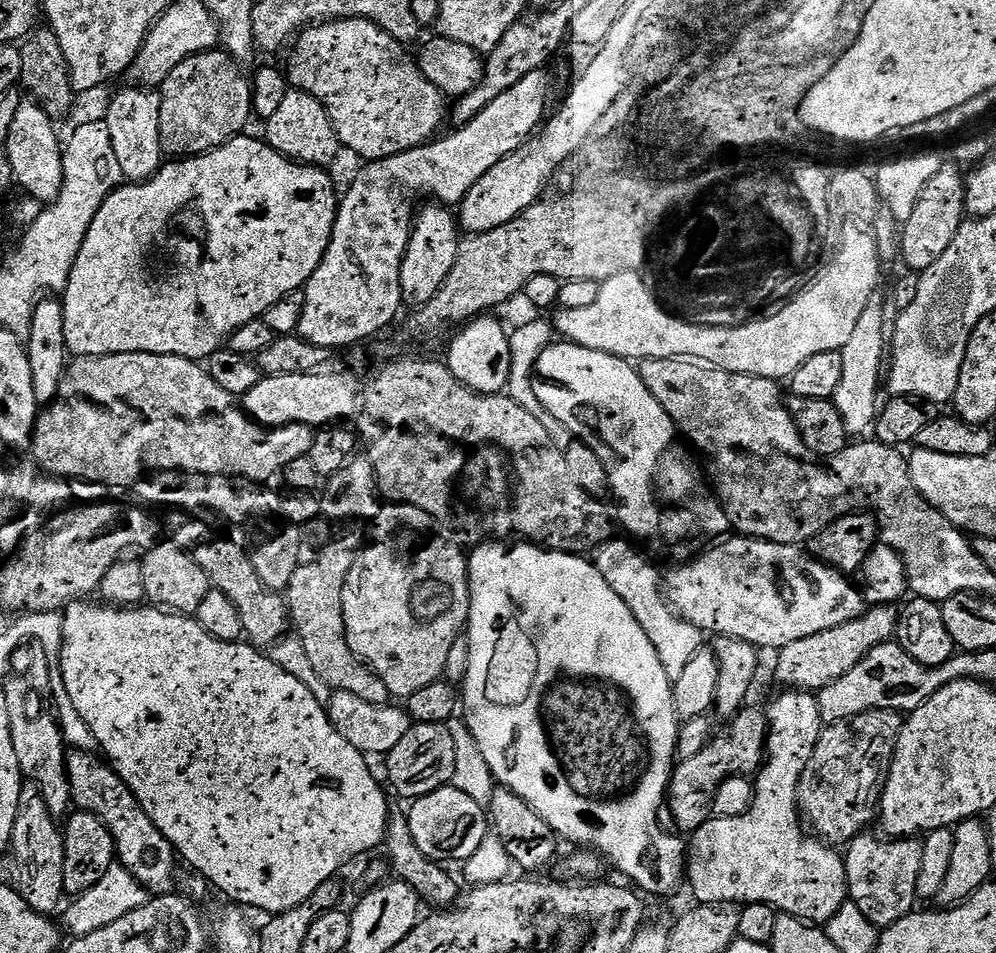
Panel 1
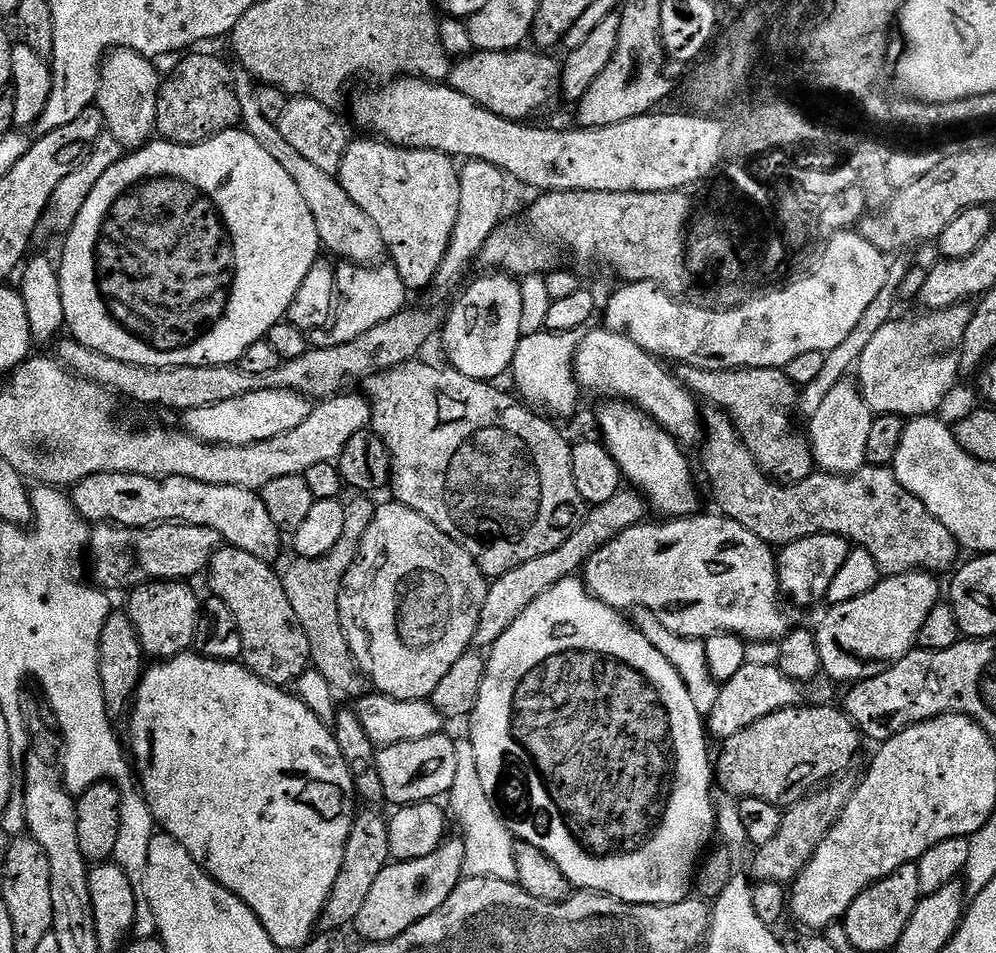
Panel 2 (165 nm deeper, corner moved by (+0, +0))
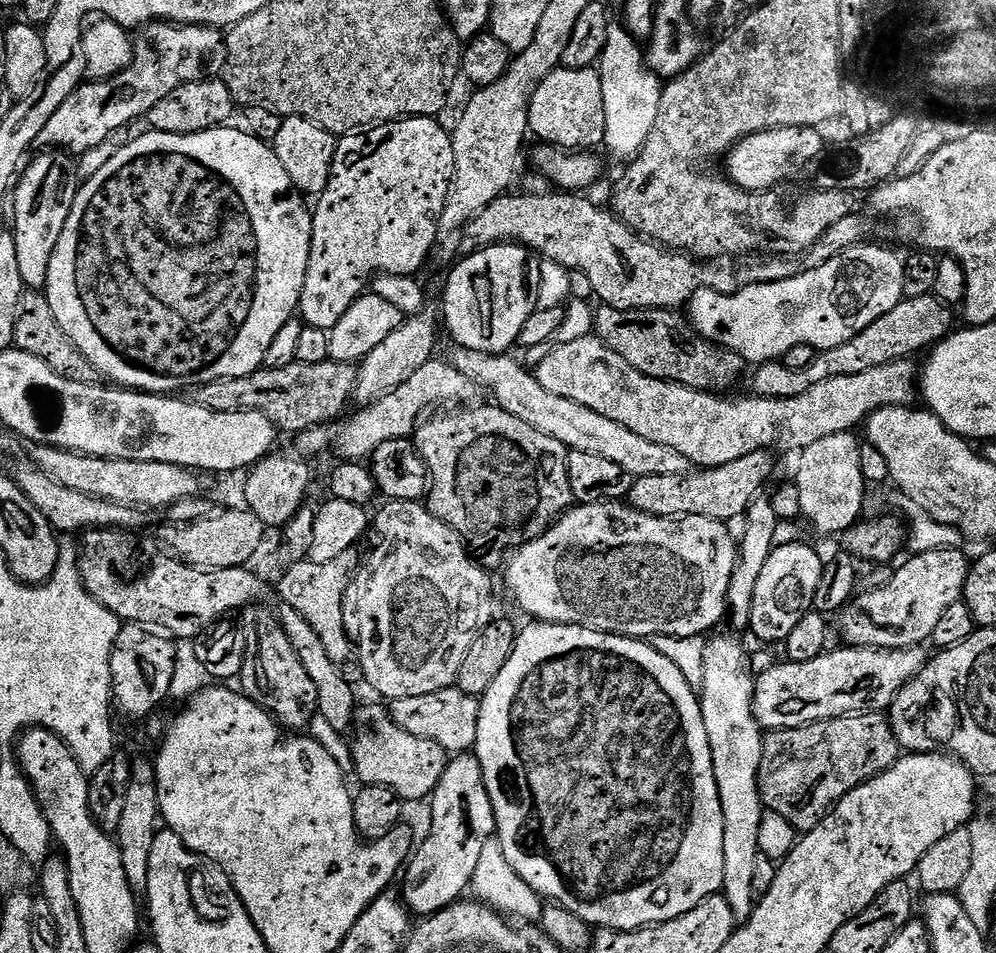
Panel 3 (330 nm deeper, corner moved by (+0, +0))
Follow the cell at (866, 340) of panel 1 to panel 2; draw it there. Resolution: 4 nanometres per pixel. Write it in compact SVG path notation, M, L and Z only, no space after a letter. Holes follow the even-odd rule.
M845 380L836 384L808 422L809 444L812 445L817 467L836 475L852 475L865 467L867 438L873 426L873 418L874 413L861 398L859 387L853 381Z

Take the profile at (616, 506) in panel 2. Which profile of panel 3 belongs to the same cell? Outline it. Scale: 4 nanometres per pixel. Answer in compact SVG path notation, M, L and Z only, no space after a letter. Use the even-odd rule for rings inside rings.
M765 450L746 454L746 458L738 458L734 462L726 462L726 466L717 468L701 468L689 470L686 474L650 474L638 476L633 479L632 489L626 497L627 503L647 516L661 516L667 520L682 516L697 516L698 518L710 518L711 520L723 520L725 522L739 521L748 507L754 503L757 496L765 491L764 483L772 476L776 468L776 460L771 451Z

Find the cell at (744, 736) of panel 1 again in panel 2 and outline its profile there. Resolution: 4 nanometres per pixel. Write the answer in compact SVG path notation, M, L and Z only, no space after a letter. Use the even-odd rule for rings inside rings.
M826 703L778 710L774 714L766 714L766 718L758 718L758 722L750 722L746 730L738 730L738 734L723 741L720 760L718 756L714 764L714 776L719 787L721 784L730 795L736 796L732 798L753 796L787 810L813 790L844 774L860 752L862 737L855 722L844 713L843 707L832 707L831 703Z

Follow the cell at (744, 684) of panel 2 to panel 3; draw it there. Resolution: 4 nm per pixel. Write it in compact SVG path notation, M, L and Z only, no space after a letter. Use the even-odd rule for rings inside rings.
M833 647L810 662L783 662L757 675L752 690L754 718L761 729L801 728L819 720L852 716L856 712L884 712L896 695L930 659L929 649Z

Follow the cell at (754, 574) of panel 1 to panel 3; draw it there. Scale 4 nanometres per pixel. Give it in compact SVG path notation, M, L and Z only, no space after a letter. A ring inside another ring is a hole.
M605 502L603 504L582 504L573 506L560 517L556 523L529 544L515 549L507 557L506 567L503 569L504 580L516 599L516 604L522 611L536 622L546 624L573 624L589 628L595 632L610 632L614 636L631 636L633 638L651 638L653 636L704 636L711 633L720 619L725 619L729 611L728 591L732 581L732 571L736 565L738 555L738 540L728 533L729 525L723 520L698 518L697 516L682 516L667 520L661 516L647 516L638 509L624 502Z

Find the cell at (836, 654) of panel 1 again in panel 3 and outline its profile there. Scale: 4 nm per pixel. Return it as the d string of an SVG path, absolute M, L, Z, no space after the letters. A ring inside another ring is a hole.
M961 549L917 552L907 558L909 560L881 588L873 592L861 591L844 605L838 619L845 645L853 648L914 648L927 645L944 611L962 599L970 561Z

